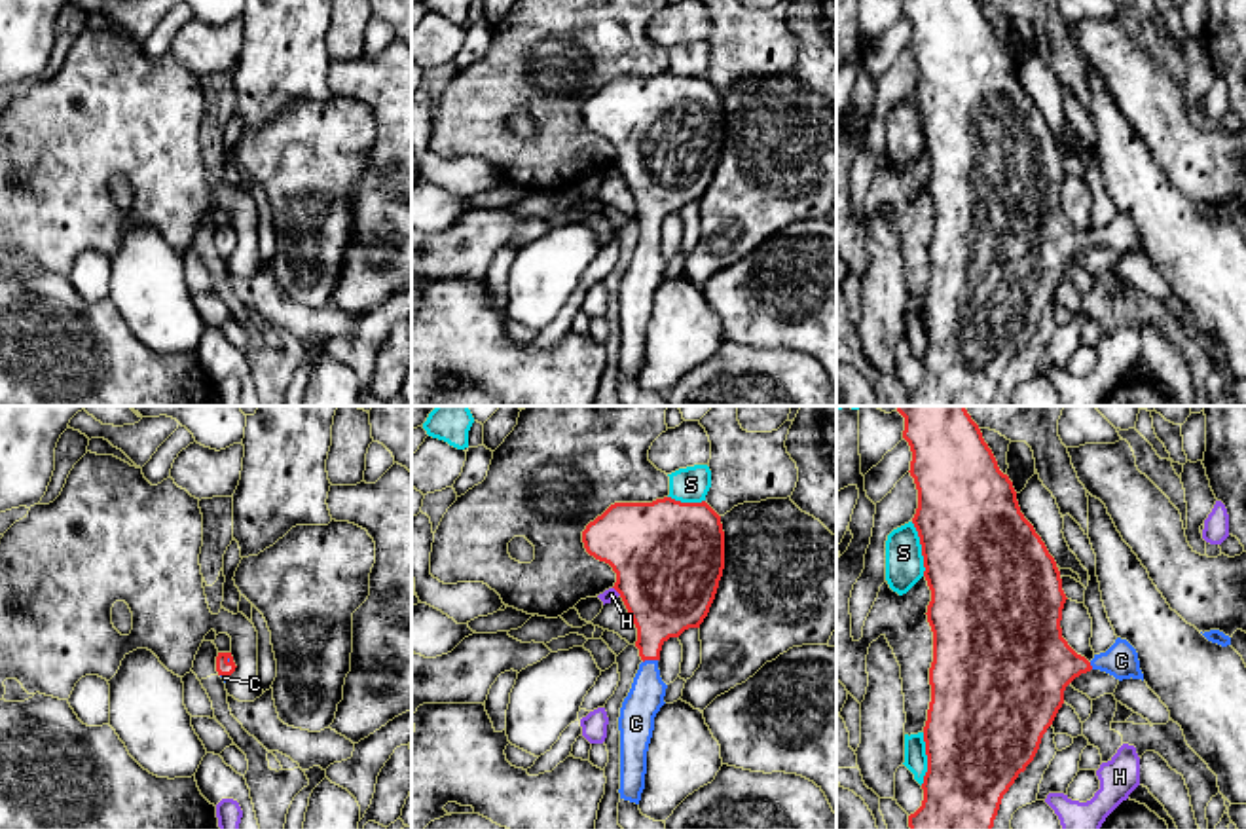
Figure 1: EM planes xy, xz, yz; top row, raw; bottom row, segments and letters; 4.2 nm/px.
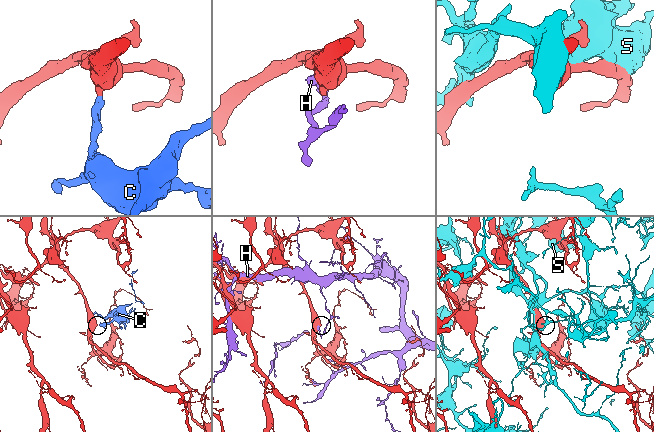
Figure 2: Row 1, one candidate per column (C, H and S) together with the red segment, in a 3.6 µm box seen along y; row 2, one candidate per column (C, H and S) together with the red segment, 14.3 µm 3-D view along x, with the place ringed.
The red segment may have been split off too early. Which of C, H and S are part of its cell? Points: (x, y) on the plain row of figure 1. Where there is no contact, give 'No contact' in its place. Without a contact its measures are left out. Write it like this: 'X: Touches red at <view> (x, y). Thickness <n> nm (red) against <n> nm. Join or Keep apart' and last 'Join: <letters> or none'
C: Touches red at xz (649, 234). Thickness 300 nm (red) against 150 nm. Join
H: Touches red at xz (617, 165). Thickness 460 nm (red) against 60 nm. Keep apart
S: Touches red at yz (922, 124). Thickness 480 nm (red) against 160 nm. Keep apart
Join: C

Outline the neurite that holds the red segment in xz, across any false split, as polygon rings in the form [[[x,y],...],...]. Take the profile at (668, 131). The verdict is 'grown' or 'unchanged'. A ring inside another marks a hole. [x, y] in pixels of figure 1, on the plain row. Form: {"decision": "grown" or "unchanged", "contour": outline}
{"decision": "grown", "contour": [[[671,72],[652,78],[614,78],[586,101],[582,118],[590,131],[616,148],[620,169],[635,203],[641,239],[622,277],[620,305],[620,374],[639,379],[645,364],[647,326],[654,292],[666,279],[668,260],[660,252],[662,220],[688,203],[700,203],[715,175],[724,144],[724,106],[721,91],[705,78],[681,78]]]}

